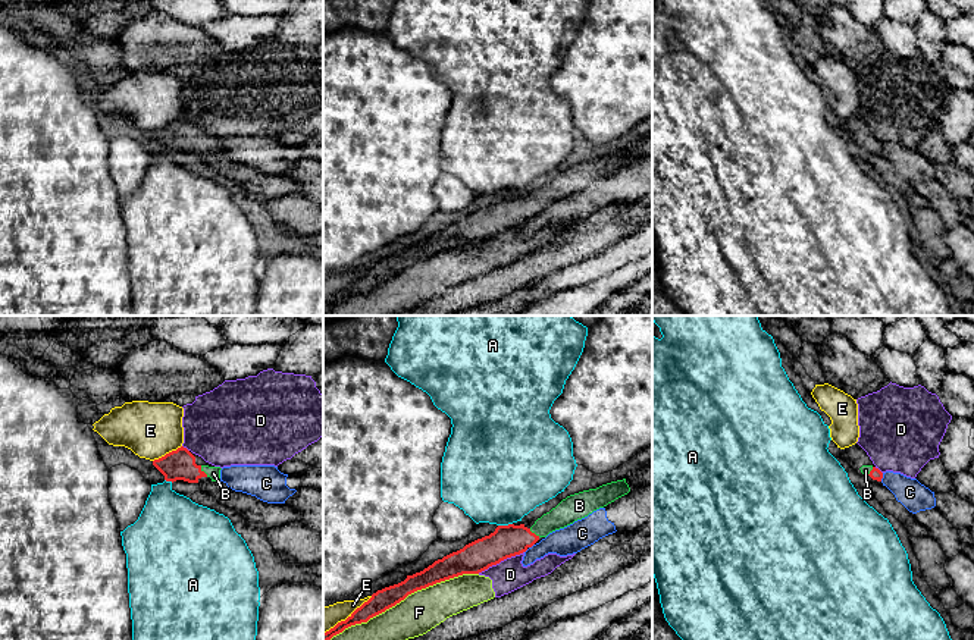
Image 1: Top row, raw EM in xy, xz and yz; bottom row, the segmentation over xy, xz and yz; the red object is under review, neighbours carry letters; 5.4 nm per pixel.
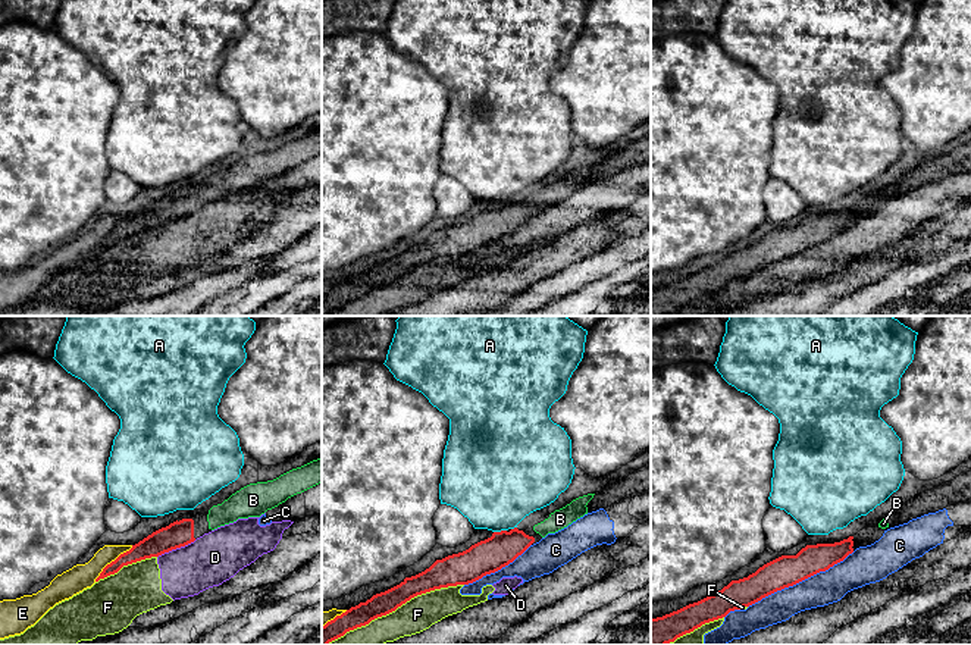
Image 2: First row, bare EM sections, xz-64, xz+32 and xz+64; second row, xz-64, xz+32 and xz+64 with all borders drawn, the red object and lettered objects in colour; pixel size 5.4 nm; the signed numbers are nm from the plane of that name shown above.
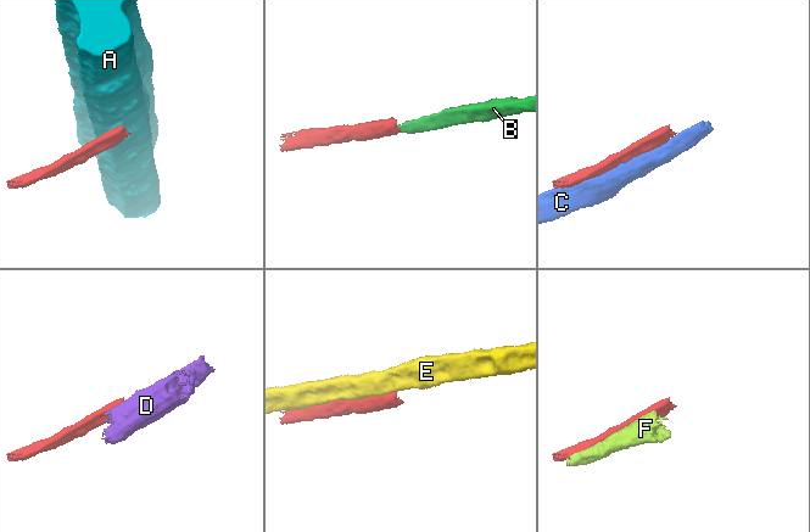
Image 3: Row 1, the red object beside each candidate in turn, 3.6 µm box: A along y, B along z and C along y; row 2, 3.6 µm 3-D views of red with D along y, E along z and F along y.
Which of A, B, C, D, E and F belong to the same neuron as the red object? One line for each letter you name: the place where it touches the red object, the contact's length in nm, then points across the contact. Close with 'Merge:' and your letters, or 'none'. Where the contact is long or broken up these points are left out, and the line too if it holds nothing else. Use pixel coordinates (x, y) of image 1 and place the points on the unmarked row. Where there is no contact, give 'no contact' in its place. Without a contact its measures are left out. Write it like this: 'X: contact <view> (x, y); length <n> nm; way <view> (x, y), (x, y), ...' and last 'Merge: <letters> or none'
B: contact xy (203, 143); length 80 nm; way xy (179, 135), (190, 143), (203, 143), (213, 144)
Merge: B

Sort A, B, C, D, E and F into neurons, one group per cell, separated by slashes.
A / B / C / D F / E

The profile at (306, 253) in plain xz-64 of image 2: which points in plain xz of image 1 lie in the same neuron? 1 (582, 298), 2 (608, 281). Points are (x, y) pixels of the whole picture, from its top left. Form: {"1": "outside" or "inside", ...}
{"1": "outside", "2": "outside"}

